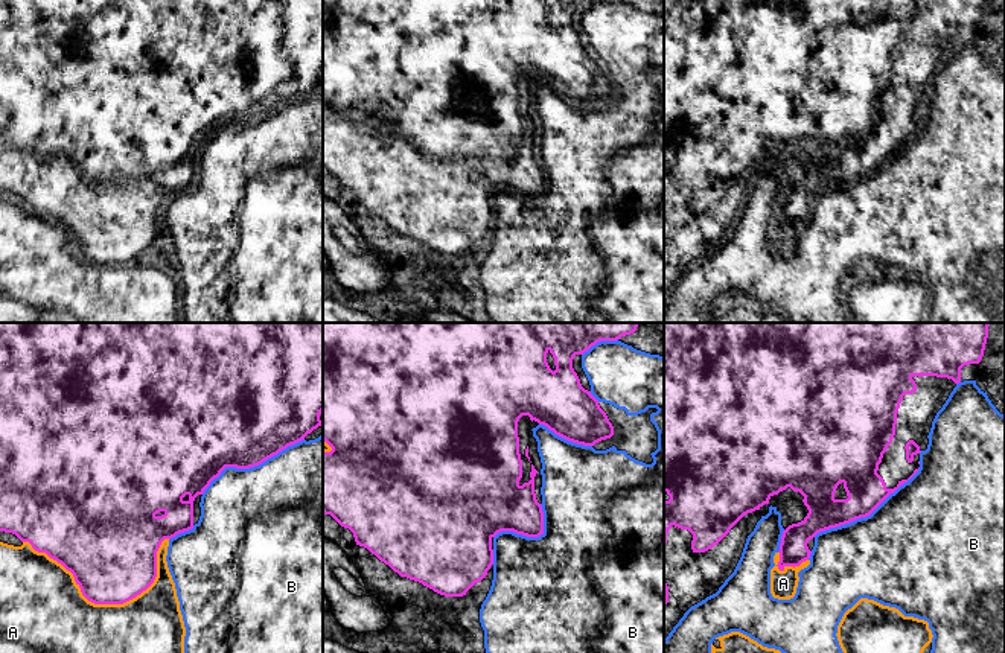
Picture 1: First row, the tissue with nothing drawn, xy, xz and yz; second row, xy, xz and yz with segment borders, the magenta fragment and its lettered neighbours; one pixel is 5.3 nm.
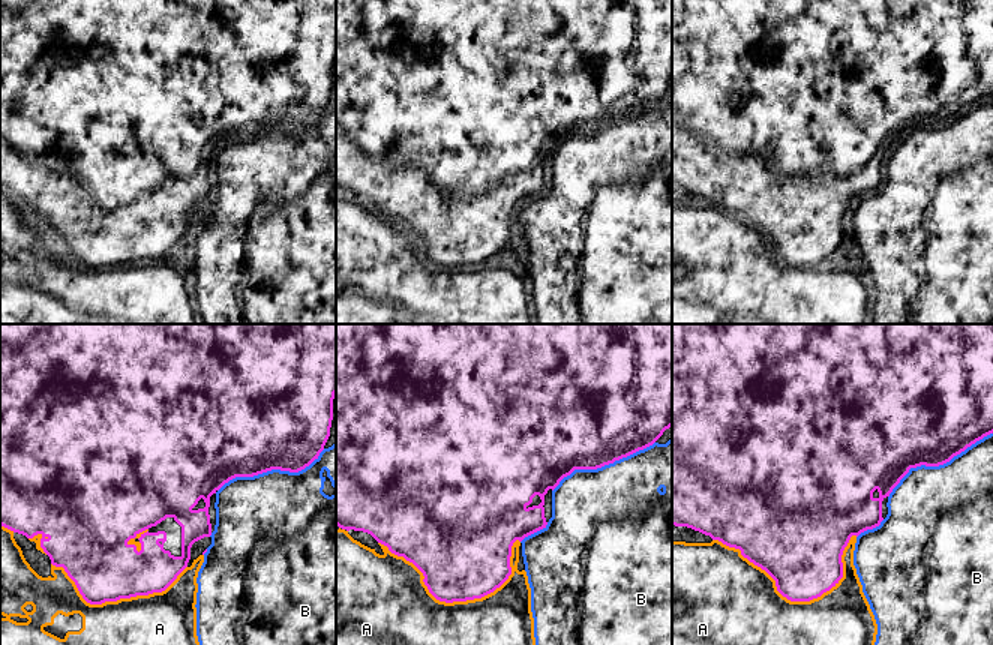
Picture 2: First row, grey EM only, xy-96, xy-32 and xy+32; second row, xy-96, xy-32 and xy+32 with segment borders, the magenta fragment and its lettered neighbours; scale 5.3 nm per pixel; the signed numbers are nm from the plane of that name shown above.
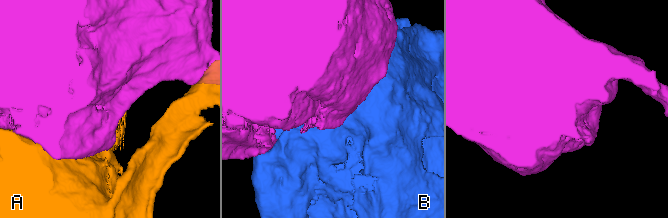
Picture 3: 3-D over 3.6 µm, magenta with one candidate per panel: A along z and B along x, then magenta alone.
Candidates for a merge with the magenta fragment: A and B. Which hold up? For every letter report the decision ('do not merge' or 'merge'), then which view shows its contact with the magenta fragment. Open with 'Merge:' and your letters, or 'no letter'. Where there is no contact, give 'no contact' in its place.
Merge: no letter
A: do not merge | xy
B: do not merge | yz

